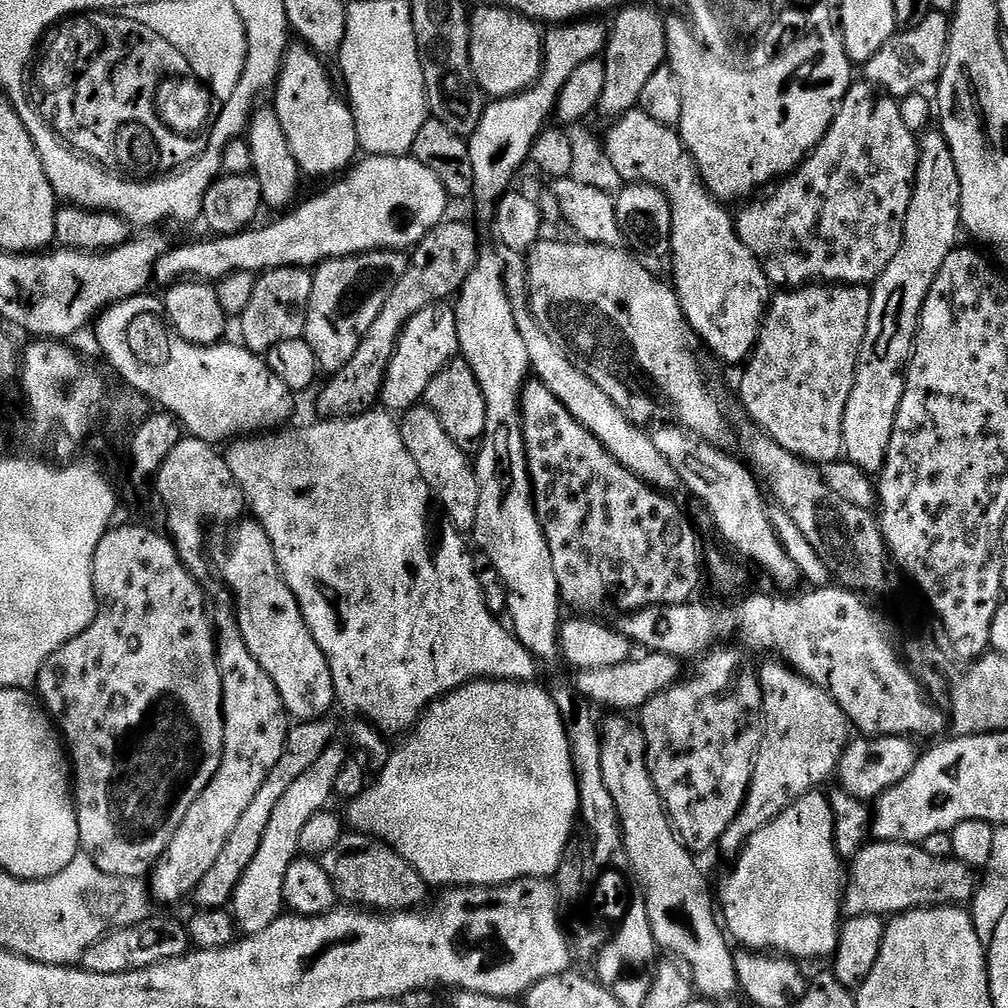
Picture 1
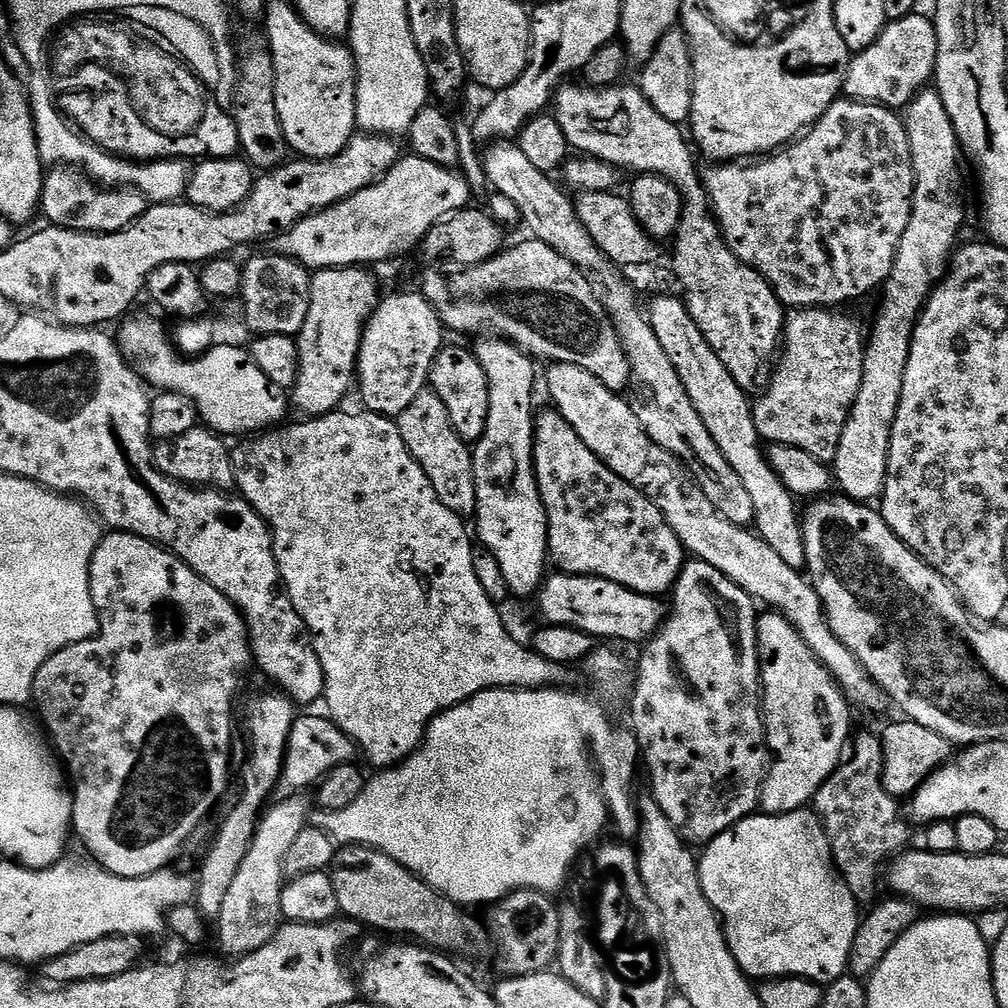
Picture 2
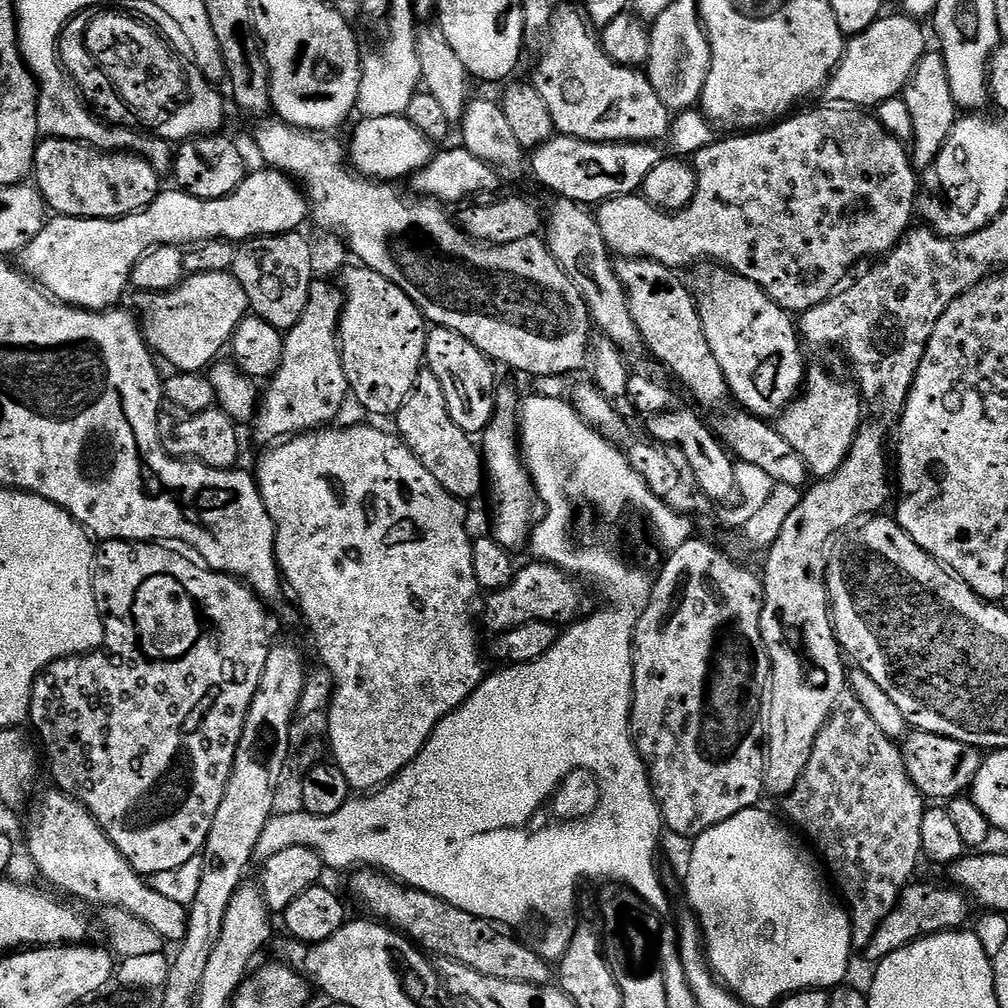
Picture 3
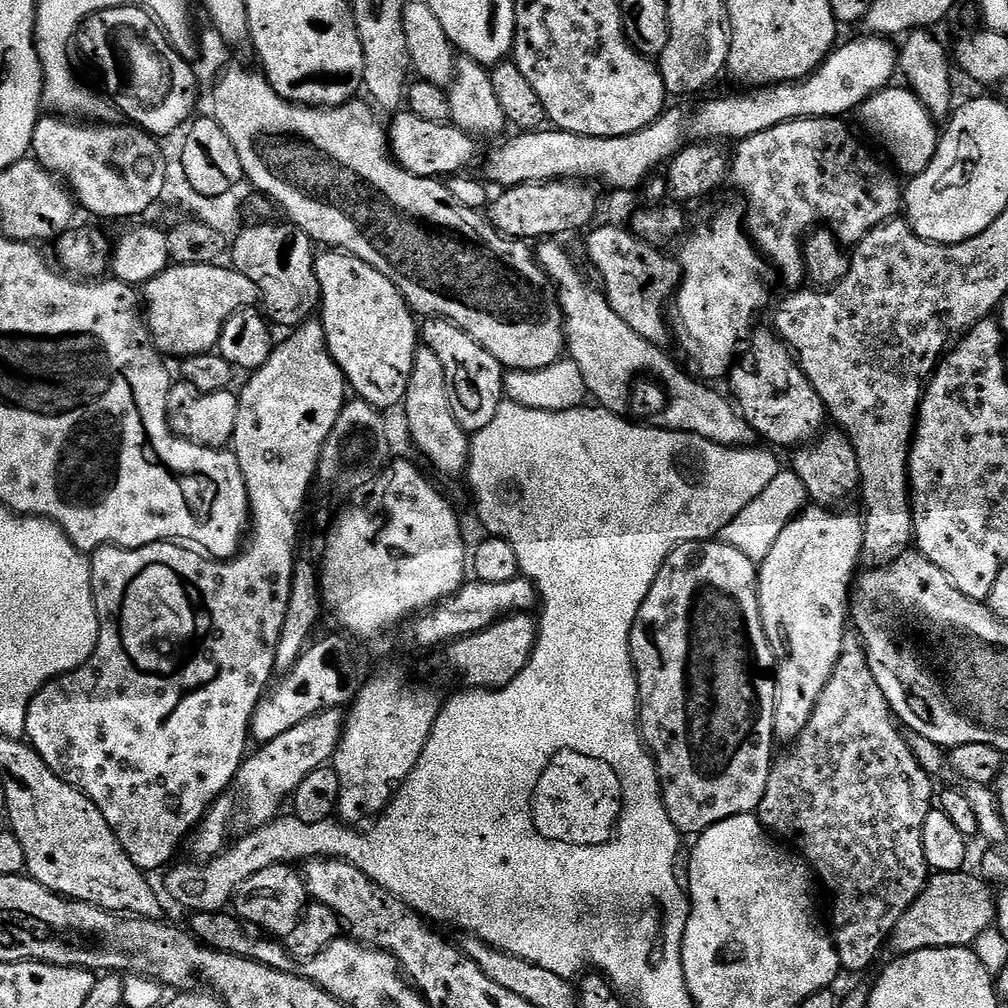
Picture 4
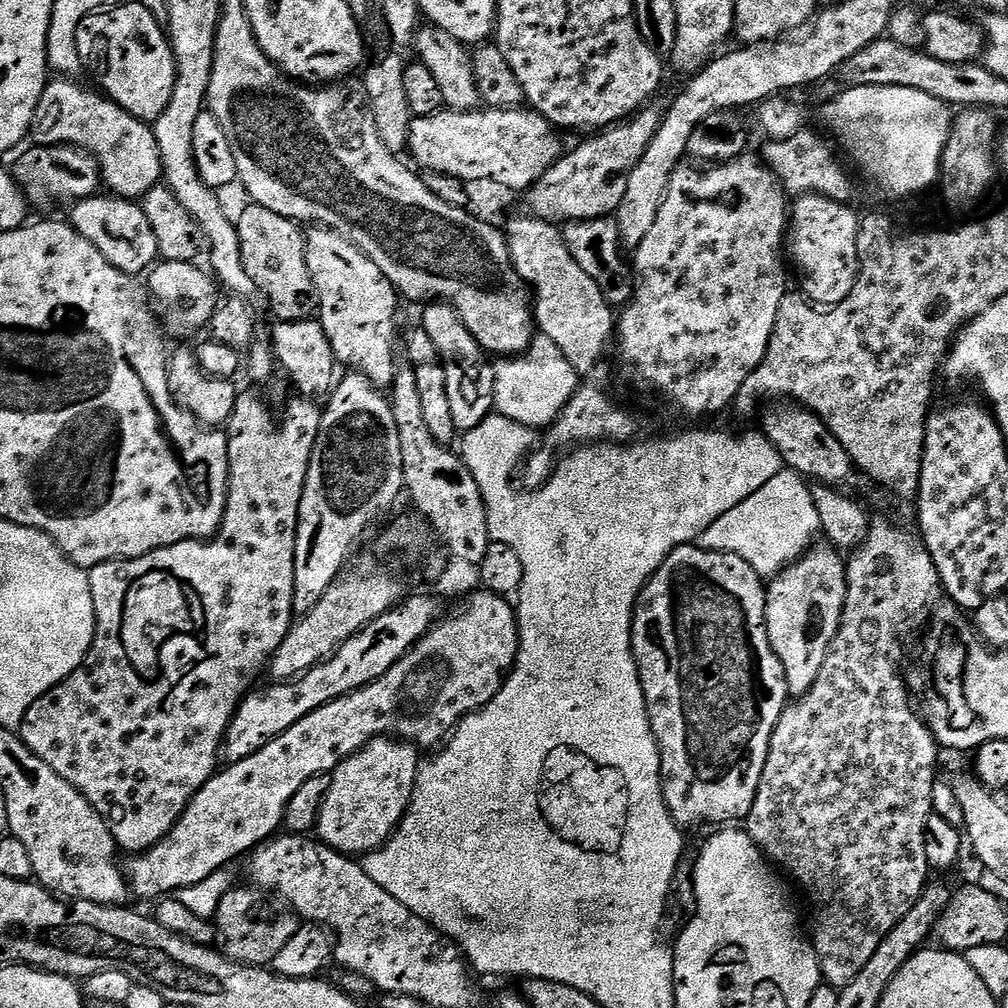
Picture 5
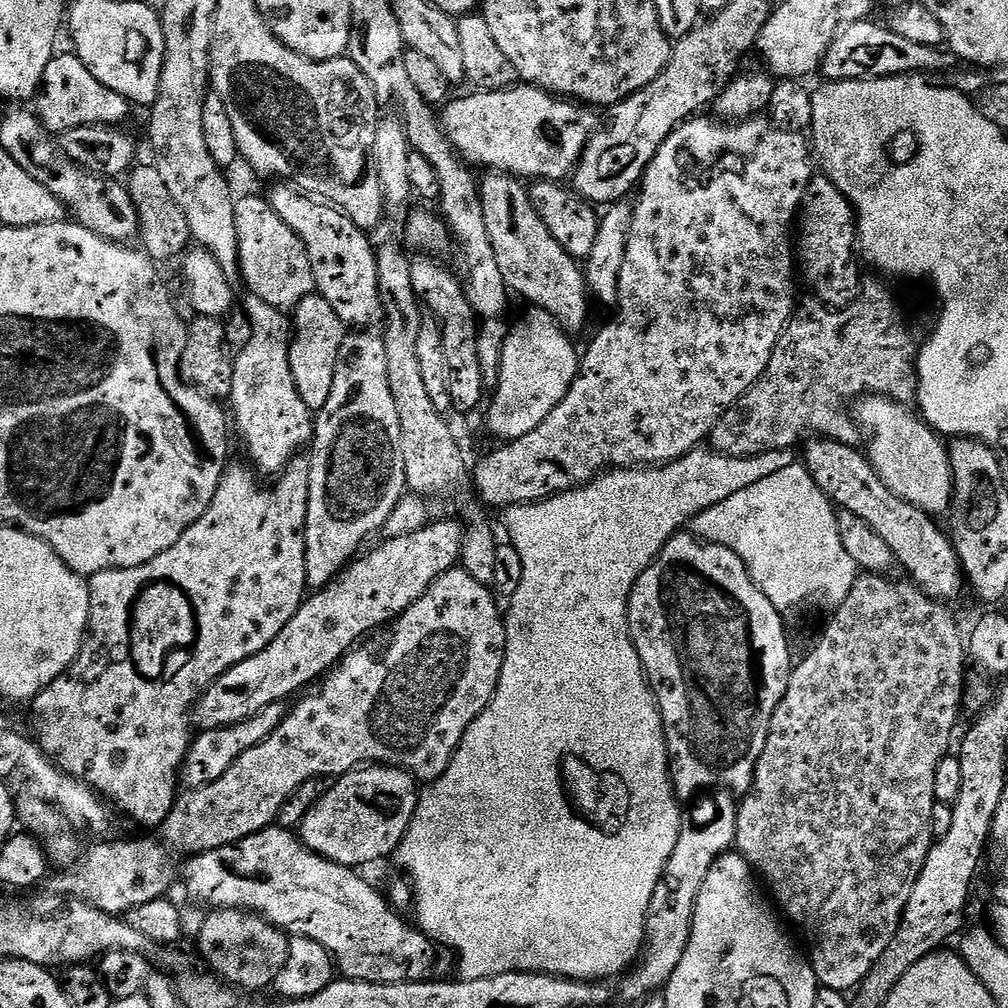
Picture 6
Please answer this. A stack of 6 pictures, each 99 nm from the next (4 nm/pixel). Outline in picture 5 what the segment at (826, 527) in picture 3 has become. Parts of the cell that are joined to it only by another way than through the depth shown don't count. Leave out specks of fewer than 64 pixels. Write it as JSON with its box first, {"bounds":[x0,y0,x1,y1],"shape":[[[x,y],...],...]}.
{"bounds":[766,546,848,698],"shape":[[[813,546],[809,548],[800,559],[789,564],[787,568],[783,568],[777,576],[771,577],[766,588],[768,598],[766,618],[768,619],[770,642],[786,670],[789,693],[796,698],[805,696],[814,686],[814,682],[818,678],[818,670],[822,670],[822,662],[826,662],[826,654],[836,637],[846,602],[848,570],[845,557],[831,546],[823,547]]]}

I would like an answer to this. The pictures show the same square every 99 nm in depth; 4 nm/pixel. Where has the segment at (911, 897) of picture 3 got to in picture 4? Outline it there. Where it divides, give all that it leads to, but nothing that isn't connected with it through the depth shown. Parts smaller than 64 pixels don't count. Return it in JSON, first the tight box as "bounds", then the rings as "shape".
{"bounds":[890,872,997,956],"shape":[[[938,872],[929,875],[928,883],[914,898],[910,910],[898,918],[898,926],[894,926],[890,937],[890,948],[896,956],[909,956],[918,950],[934,950],[935,948],[967,948],[975,945],[978,934],[982,930],[993,927],[996,923],[997,897],[993,890],[980,876],[971,877],[962,872]]]}

